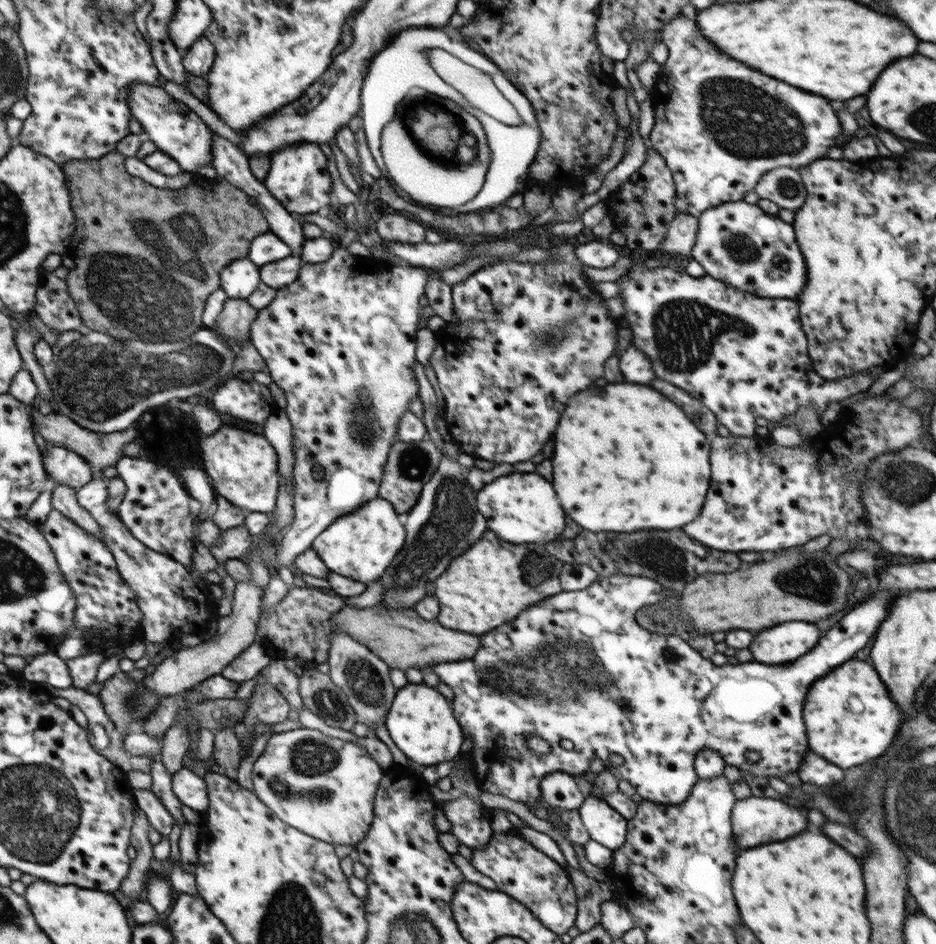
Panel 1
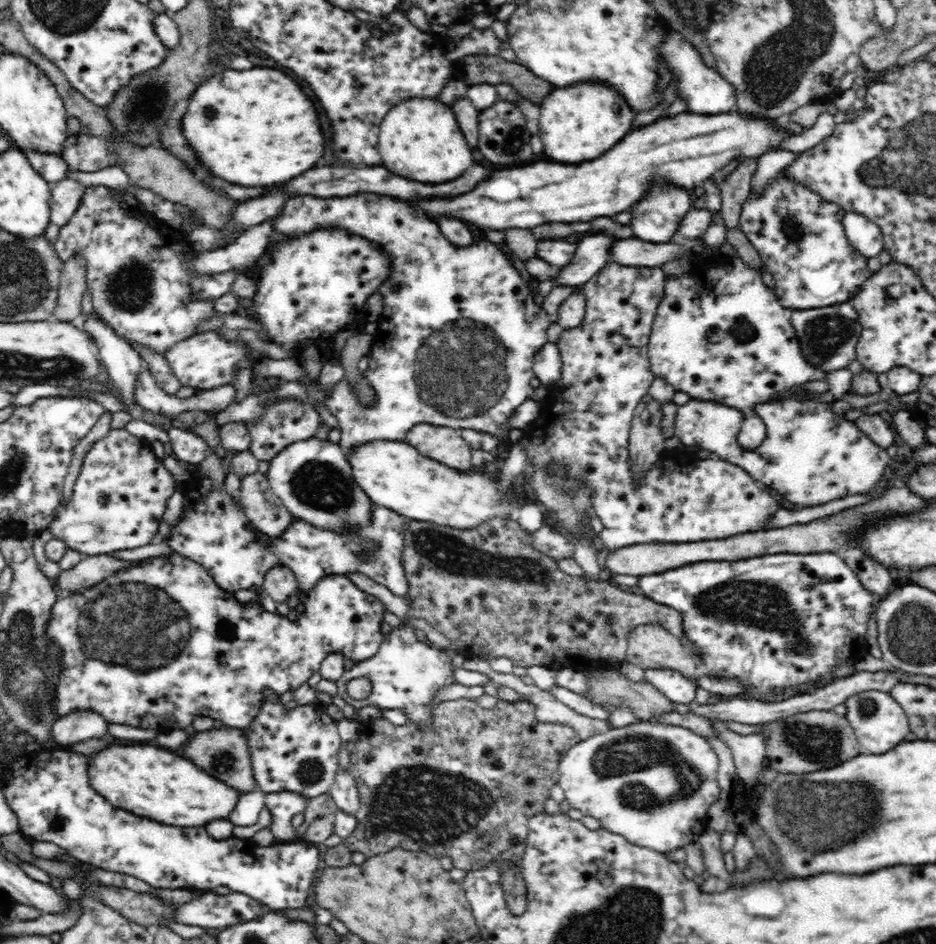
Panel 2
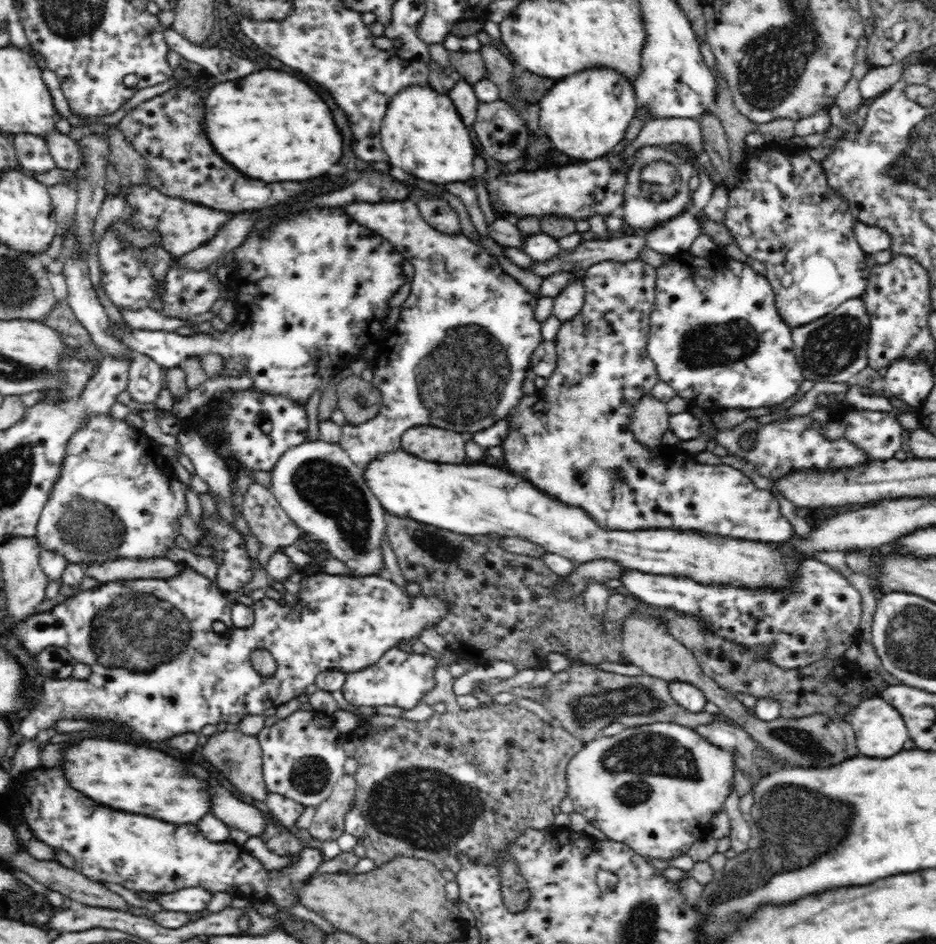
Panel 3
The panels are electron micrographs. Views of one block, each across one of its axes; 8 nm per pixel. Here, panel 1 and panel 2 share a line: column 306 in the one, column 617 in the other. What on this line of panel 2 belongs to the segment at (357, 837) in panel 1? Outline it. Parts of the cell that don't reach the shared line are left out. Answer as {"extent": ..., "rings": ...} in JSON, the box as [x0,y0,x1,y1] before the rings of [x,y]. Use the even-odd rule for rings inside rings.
{"extent":[558,721,720,853],"rings":[[[648,721],[636,722],[623,728],[608,729],[604,733],[598,733],[590,736],[586,740],[578,741],[573,748],[570,748],[566,755],[560,760],[558,768],[558,783],[564,791],[565,799],[571,808],[580,810],[586,816],[592,816],[600,821],[600,827],[614,834],[619,834],[628,839],[632,844],[642,846],[644,848],[654,849],[656,852],[668,853],[678,850],[683,846],[688,846],[690,842],[697,842],[700,834],[706,828],[708,808],[710,804],[714,804],[719,799],[720,787],[717,781],[717,772],[719,759],[706,738],[689,729],[681,728],[672,724],[653,724]]]}

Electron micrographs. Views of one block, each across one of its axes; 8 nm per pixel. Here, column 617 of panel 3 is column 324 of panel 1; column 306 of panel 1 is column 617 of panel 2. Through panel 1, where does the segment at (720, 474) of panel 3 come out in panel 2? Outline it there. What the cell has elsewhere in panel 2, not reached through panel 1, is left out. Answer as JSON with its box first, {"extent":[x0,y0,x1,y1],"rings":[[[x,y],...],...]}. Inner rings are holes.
{"extent":[522,260,780,552],"rings":[[[612,260],[605,265],[606,266],[598,272],[598,275],[595,275],[589,282],[581,286],[581,292],[586,299],[586,312],[581,325],[576,328],[564,329],[563,333],[559,336],[560,339],[556,342],[562,361],[562,370],[559,378],[561,387],[553,387],[547,400],[542,403],[543,407],[540,410],[539,417],[529,426],[528,431],[522,433],[522,437],[527,440],[525,455],[527,458],[530,458],[527,463],[536,467],[548,466],[550,462],[555,461],[559,466],[565,466],[565,468],[567,468],[567,476],[571,476],[571,478],[576,476],[578,481],[581,478],[582,483],[592,489],[591,492],[593,493],[590,497],[591,510],[593,510],[593,514],[600,518],[602,526],[604,526],[602,531],[596,536],[603,552],[618,550],[619,548],[633,544],[700,542],[702,540],[728,538],[728,536],[744,534],[744,532],[768,530],[770,518],[772,518],[772,516],[776,514],[776,510],[780,508],[778,502],[768,493],[768,489],[766,489],[765,485],[758,485],[757,480],[754,480],[743,468],[731,462],[714,457],[692,461],[686,466],[680,466],[676,463],[663,463],[646,471],[638,484],[634,481],[634,477],[632,477],[632,473],[630,473],[632,469],[630,469],[630,465],[628,465],[630,464],[630,461],[628,461],[628,436],[634,416],[634,409],[638,406],[638,402],[642,400],[642,396],[648,394],[648,388],[653,385],[653,381],[655,380],[649,363],[648,346],[658,303],[661,301],[665,291],[667,277],[661,268],[625,266],[615,263]]]}

